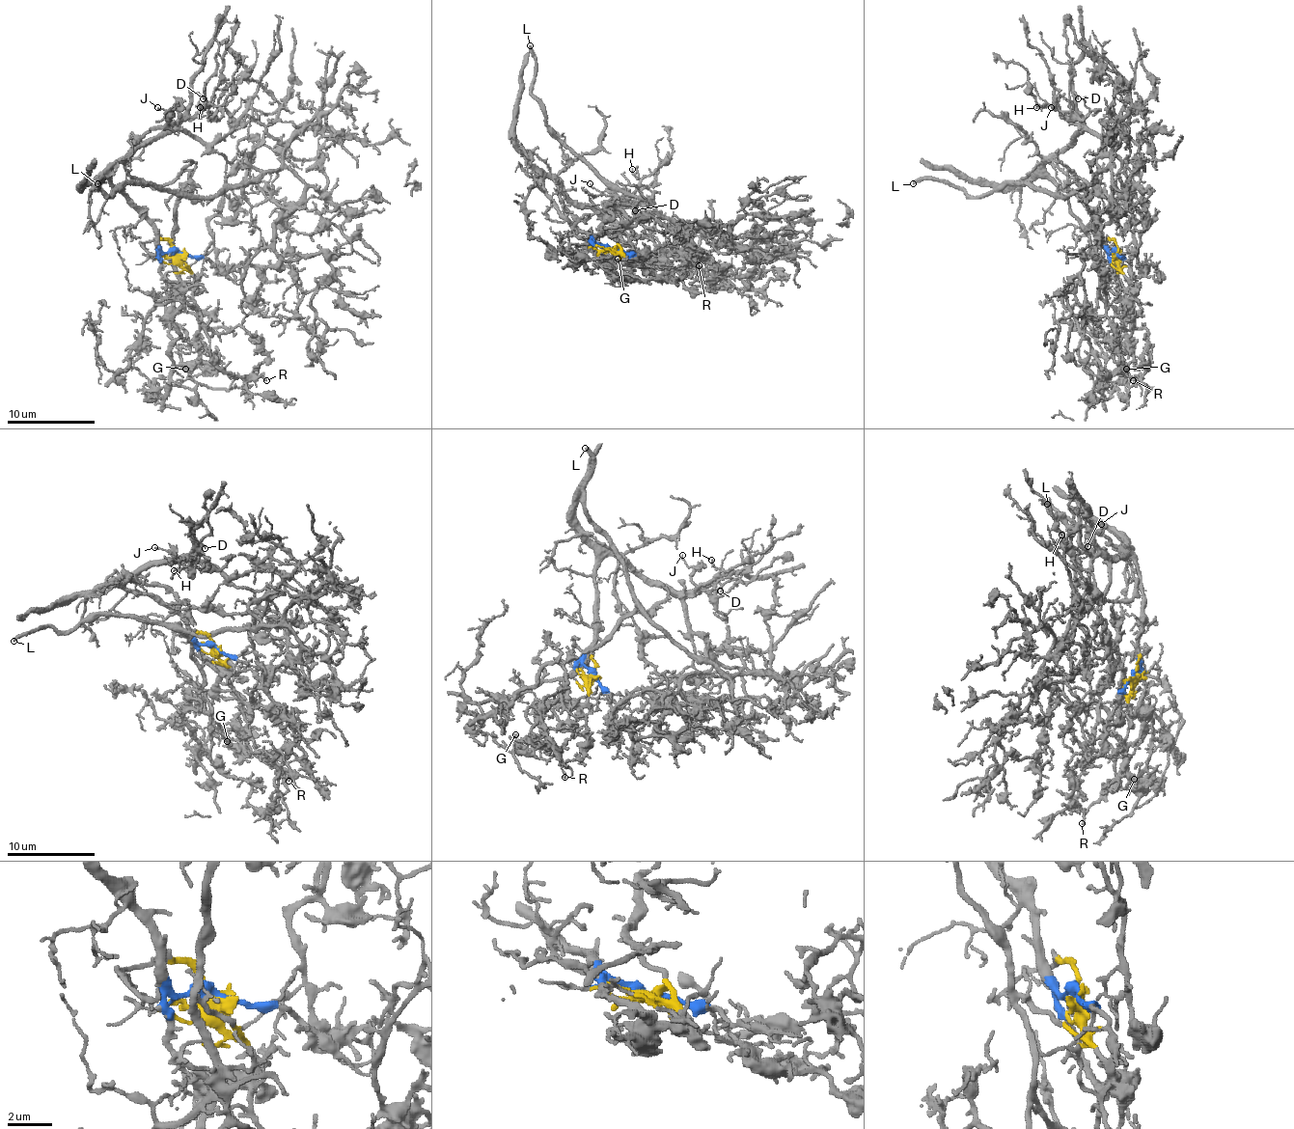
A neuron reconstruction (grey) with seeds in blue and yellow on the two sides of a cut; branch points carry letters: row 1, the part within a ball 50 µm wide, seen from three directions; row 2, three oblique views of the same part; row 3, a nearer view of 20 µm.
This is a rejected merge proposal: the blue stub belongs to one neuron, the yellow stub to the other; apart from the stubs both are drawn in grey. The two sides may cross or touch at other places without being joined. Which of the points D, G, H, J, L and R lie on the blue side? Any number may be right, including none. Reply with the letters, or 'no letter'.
D, H, J

